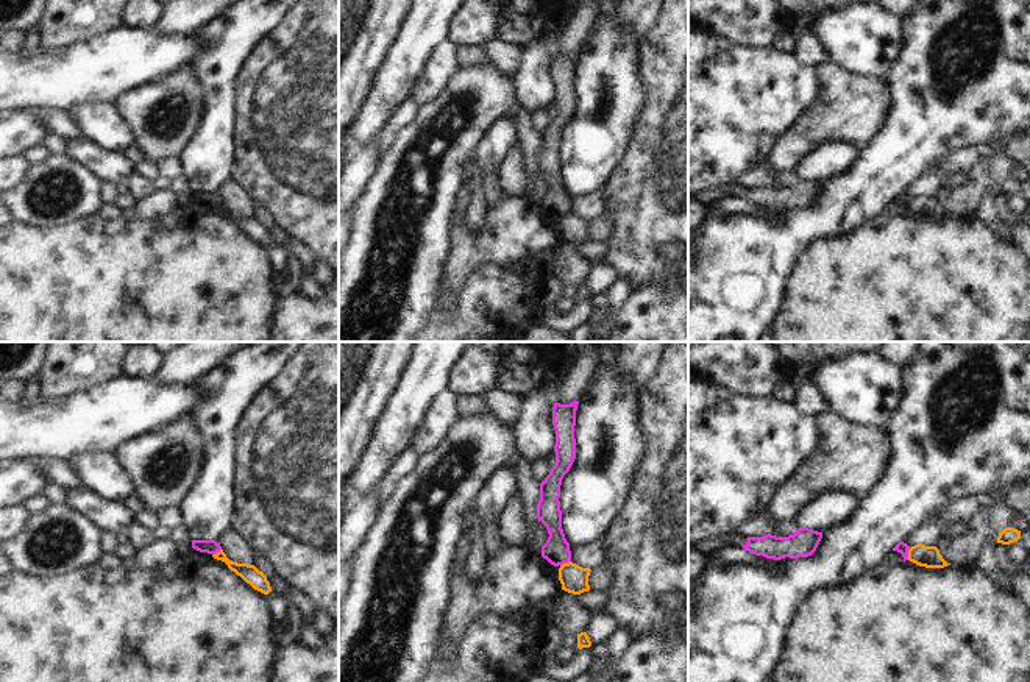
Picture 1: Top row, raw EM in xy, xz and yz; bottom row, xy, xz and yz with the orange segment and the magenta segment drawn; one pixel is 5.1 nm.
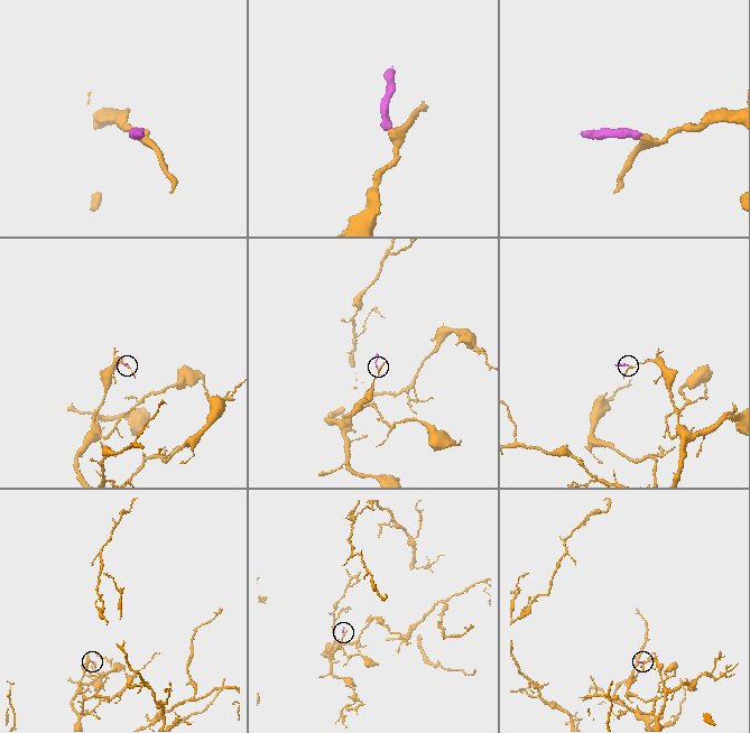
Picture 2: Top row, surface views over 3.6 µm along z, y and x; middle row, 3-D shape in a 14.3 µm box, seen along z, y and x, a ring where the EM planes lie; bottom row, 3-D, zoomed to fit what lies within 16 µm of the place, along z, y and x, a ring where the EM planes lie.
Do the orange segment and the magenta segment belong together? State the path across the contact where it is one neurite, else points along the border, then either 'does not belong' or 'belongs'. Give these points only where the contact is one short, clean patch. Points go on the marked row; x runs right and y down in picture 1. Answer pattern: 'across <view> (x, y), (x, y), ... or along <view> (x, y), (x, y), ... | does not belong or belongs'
along yz (910, 548), (907, 559) | does not belong

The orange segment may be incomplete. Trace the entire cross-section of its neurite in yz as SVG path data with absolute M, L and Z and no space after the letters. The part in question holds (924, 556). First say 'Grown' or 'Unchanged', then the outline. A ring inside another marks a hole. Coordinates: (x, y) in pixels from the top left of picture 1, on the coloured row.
Unchanged. M918 543L908 549L908 560L925 568L944 568L947 563L936 546Z

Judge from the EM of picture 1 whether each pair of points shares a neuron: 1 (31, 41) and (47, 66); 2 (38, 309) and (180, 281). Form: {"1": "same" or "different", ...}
{"1": "different", "2": "same"}

